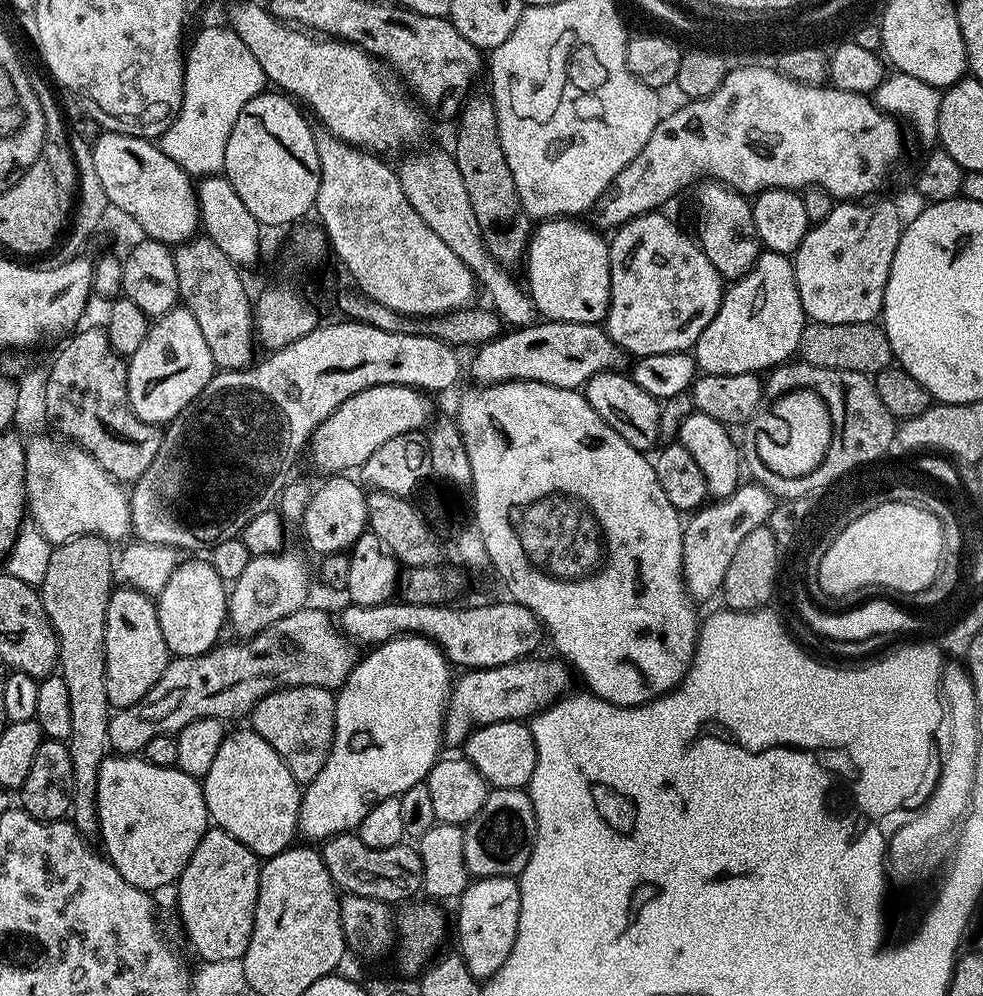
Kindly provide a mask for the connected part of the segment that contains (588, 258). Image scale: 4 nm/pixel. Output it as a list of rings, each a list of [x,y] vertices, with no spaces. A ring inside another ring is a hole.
[[[549,218],[539,221],[533,227],[526,253],[526,265],[528,264],[526,291],[532,297],[532,303],[541,317],[568,323],[599,325],[607,316],[610,306],[609,241],[605,237],[603,240],[595,227],[587,228],[582,221],[580,218]]]

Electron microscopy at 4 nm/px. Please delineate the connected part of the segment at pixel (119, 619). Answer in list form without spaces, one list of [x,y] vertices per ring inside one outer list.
[[[117,587],[112,593],[106,610],[104,649],[106,650],[106,694],[110,698],[113,709],[135,706],[142,698],[146,698],[154,682],[162,678],[162,670],[166,670],[170,659],[166,638],[162,638],[162,626],[158,626],[156,600],[133,588]]]

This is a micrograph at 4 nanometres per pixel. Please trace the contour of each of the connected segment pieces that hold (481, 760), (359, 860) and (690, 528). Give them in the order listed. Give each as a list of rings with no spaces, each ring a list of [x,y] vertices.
[[[524,720],[481,724],[468,733],[462,751],[463,759],[469,760],[492,788],[527,789],[532,781],[536,765],[536,739],[532,736],[531,727]]]
[[[340,832],[323,841],[322,855],[332,883],[341,893],[364,895],[368,899],[378,899],[389,906],[396,906],[399,900],[411,901],[411,896],[421,891],[420,853],[408,844],[411,843],[401,842],[389,848],[371,848],[362,842],[359,834]]]
[[[744,482],[734,490],[734,494],[701,507],[691,517],[693,520],[684,524],[684,586],[693,601],[701,602],[700,600],[708,600],[711,596],[720,596],[720,587],[726,578],[726,570],[730,567],[742,538],[746,538],[750,530],[767,525],[773,507],[774,497],[771,492],[764,489],[761,484]]]

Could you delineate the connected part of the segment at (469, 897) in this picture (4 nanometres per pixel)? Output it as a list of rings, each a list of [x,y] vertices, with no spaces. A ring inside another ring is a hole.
[[[482,876],[473,879],[458,897],[460,913],[454,916],[454,932],[460,935],[458,953],[473,977],[491,979],[510,958],[520,921],[520,882],[510,876]]]

